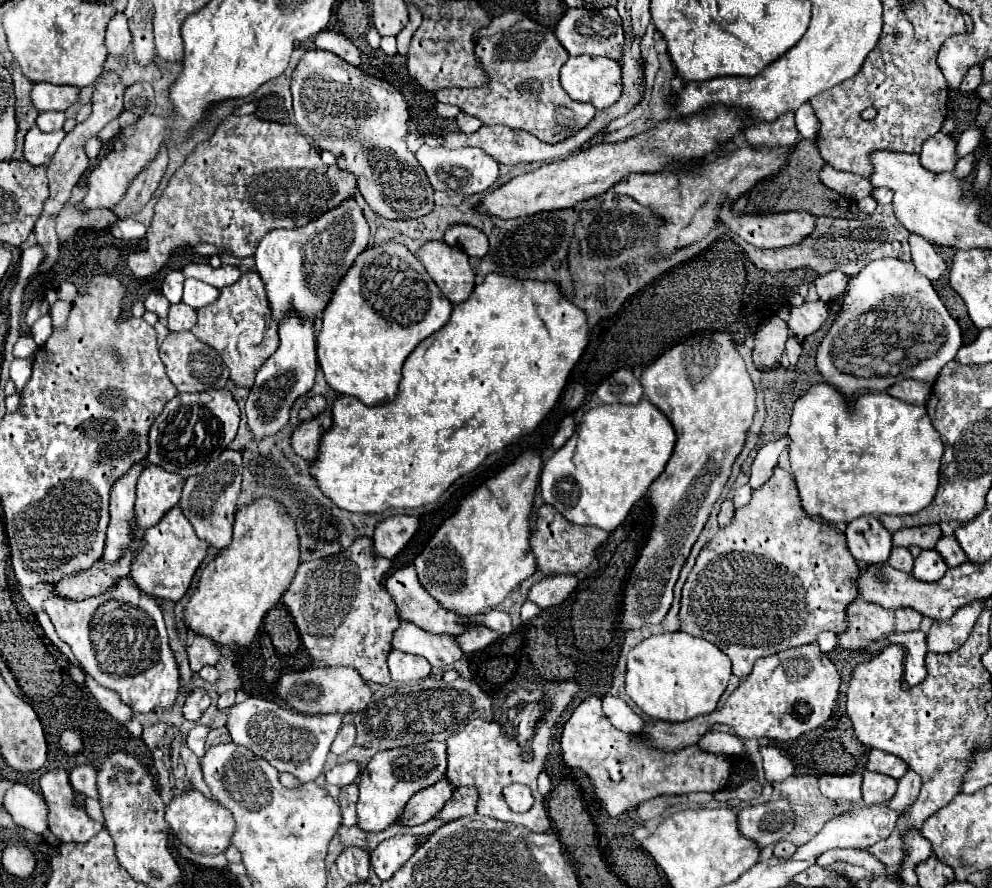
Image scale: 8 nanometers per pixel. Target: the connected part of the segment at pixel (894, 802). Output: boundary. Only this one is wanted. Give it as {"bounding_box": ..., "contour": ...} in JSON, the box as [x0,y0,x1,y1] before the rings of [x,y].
{"bounding_box":[886,770,920,818],"contour":[[[908,770],[900,780],[898,780],[898,790],[896,794],[886,802],[888,810],[898,812],[898,818],[904,818],[904,814],[910,810],[914,800],[920,794],[920,776],[916,772]]]}

